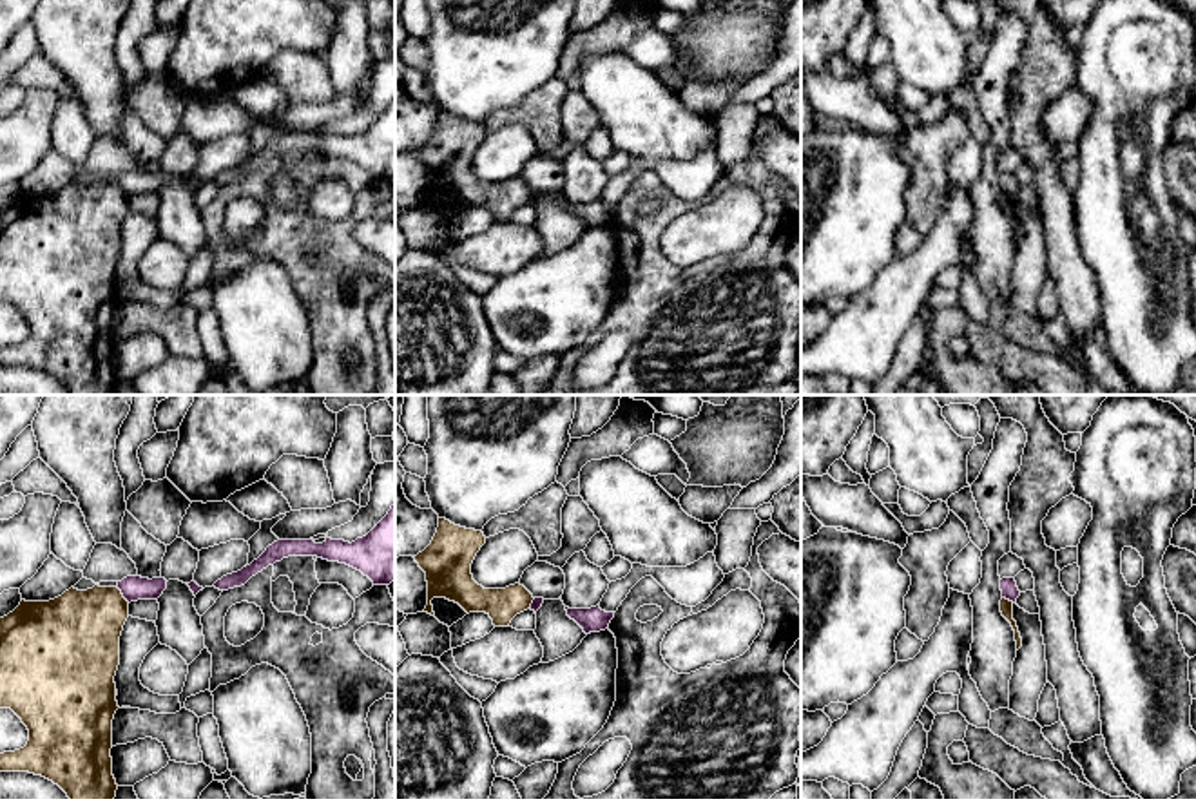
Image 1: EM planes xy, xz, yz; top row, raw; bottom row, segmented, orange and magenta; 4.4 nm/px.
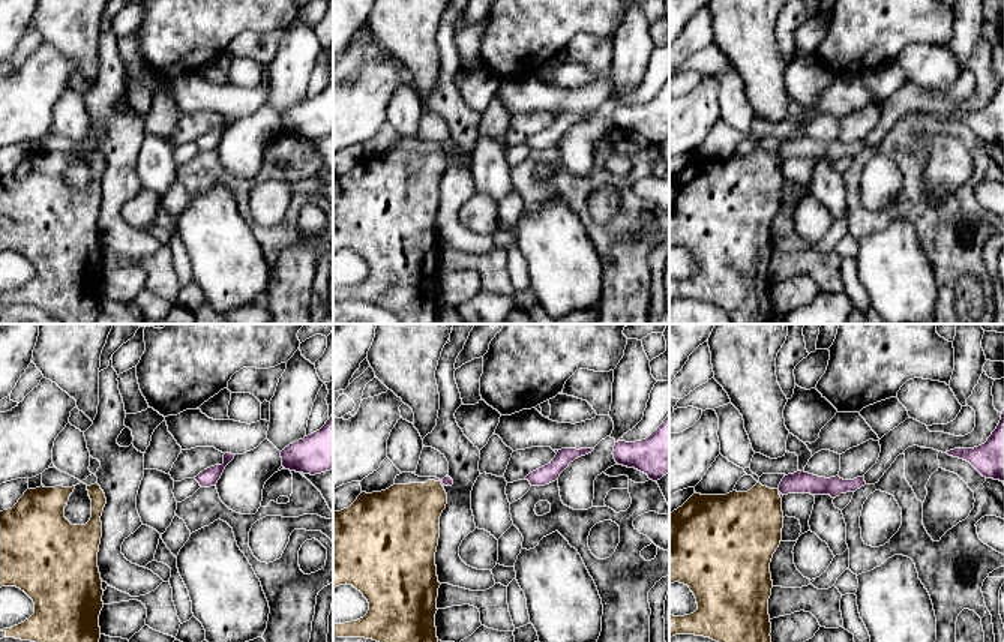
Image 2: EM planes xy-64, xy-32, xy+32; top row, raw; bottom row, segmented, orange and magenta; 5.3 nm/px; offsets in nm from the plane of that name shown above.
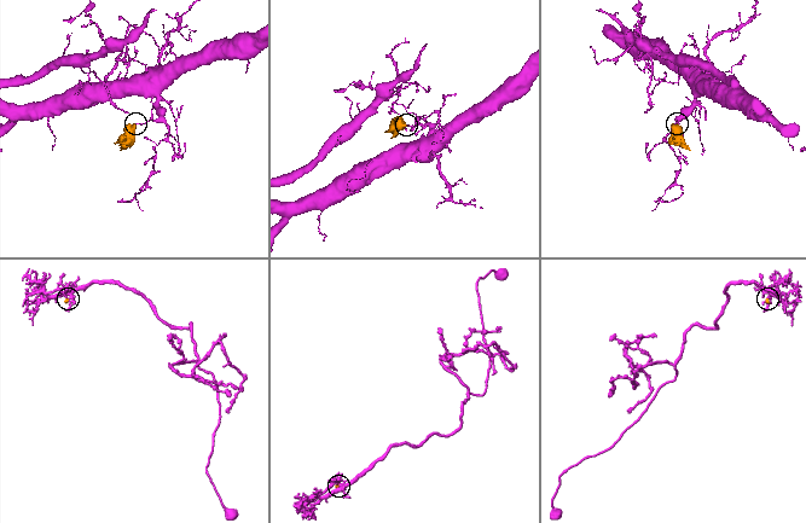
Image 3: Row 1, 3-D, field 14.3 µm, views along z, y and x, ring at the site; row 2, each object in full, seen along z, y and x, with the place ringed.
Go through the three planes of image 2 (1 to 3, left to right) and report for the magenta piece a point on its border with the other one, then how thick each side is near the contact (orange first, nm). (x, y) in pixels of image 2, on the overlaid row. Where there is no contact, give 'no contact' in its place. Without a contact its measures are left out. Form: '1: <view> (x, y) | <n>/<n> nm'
1: no contact
2: no contact
3: no contact

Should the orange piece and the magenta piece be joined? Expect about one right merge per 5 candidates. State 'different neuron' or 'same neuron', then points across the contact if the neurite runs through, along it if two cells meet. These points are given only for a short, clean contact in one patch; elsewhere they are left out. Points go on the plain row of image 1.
different neuron; border xy (116, 182), (129, 196)

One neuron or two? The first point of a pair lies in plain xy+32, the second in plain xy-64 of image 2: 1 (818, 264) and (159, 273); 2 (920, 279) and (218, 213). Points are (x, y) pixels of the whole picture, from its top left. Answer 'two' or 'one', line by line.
1: one
2: one

